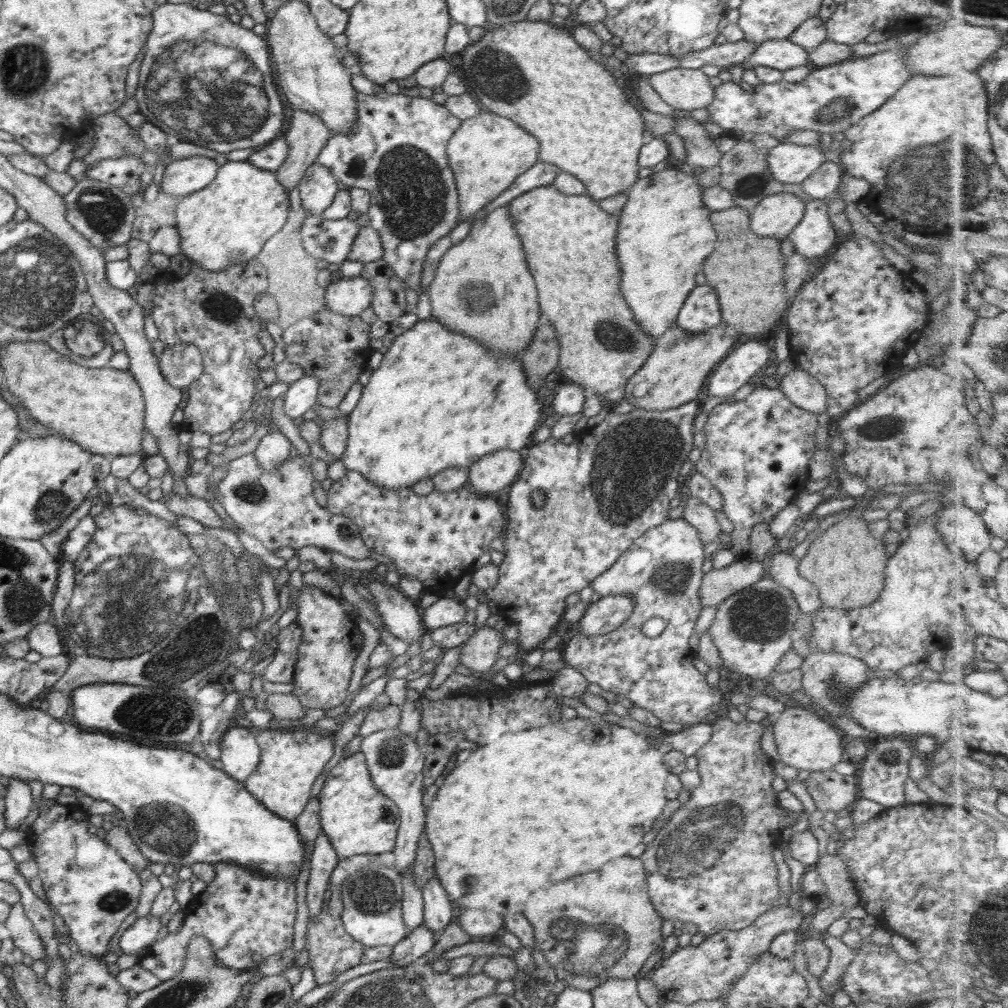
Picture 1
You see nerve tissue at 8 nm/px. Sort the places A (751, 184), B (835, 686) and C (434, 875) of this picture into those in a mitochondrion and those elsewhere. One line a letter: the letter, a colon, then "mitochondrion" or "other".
A: mitochondrion
B: mitochondrion
C: other

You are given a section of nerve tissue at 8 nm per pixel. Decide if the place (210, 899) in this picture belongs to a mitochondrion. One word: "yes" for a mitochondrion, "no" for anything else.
no

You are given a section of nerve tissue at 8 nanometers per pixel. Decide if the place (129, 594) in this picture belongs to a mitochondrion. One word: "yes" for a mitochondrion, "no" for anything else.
yes

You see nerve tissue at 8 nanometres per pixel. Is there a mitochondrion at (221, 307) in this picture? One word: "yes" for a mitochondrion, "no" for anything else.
yes

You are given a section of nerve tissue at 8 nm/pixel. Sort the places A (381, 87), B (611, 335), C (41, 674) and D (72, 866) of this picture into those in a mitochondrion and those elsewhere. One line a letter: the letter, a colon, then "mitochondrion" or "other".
A: other
B: mitochondrion
C: other
D: other

